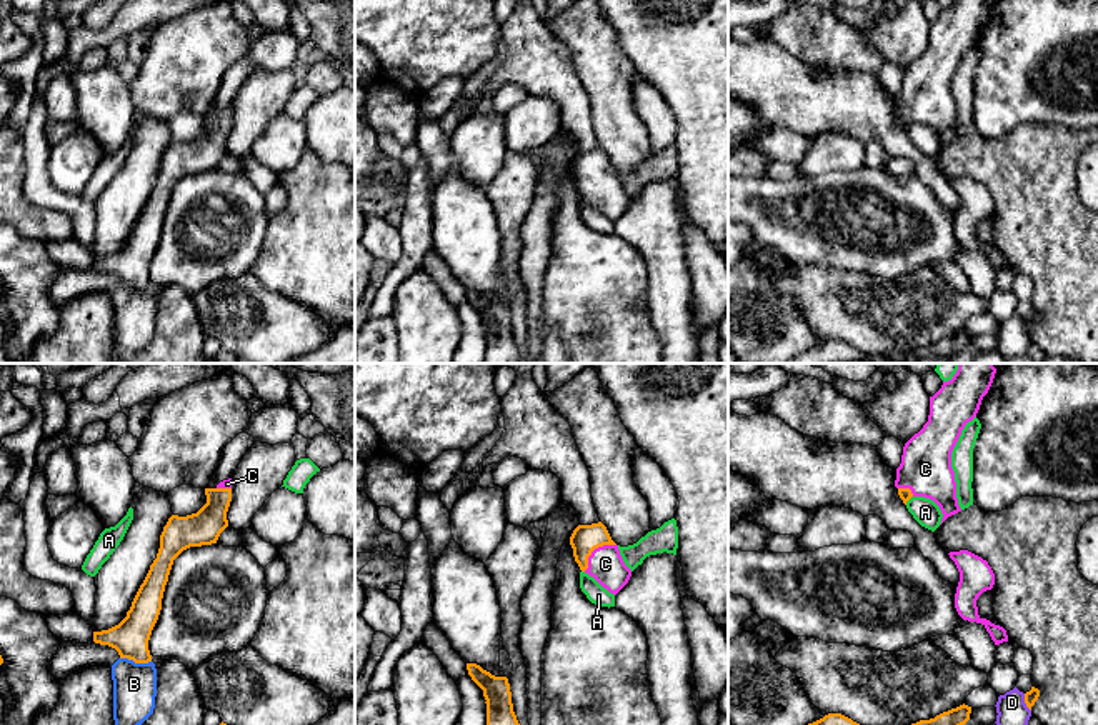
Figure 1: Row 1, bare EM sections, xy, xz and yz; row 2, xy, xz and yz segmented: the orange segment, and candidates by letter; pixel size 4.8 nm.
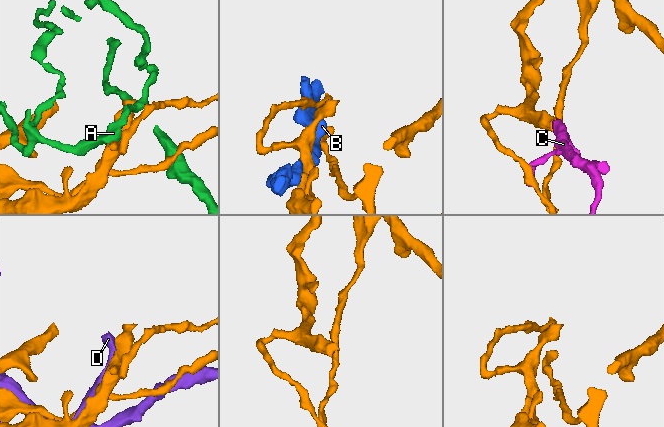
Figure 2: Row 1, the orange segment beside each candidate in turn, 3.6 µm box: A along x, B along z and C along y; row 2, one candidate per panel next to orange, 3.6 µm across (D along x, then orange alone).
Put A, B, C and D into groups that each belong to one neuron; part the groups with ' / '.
A / B / C / D

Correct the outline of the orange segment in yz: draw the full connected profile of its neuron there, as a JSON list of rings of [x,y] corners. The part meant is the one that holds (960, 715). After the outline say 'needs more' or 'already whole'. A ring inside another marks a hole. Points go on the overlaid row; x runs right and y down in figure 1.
[[[960,705],[956,708],[951,708],[948,712],[943,712],[930,720],[920,720],[911,725],[965,725],[970,720],[971,707]]] | already whole

